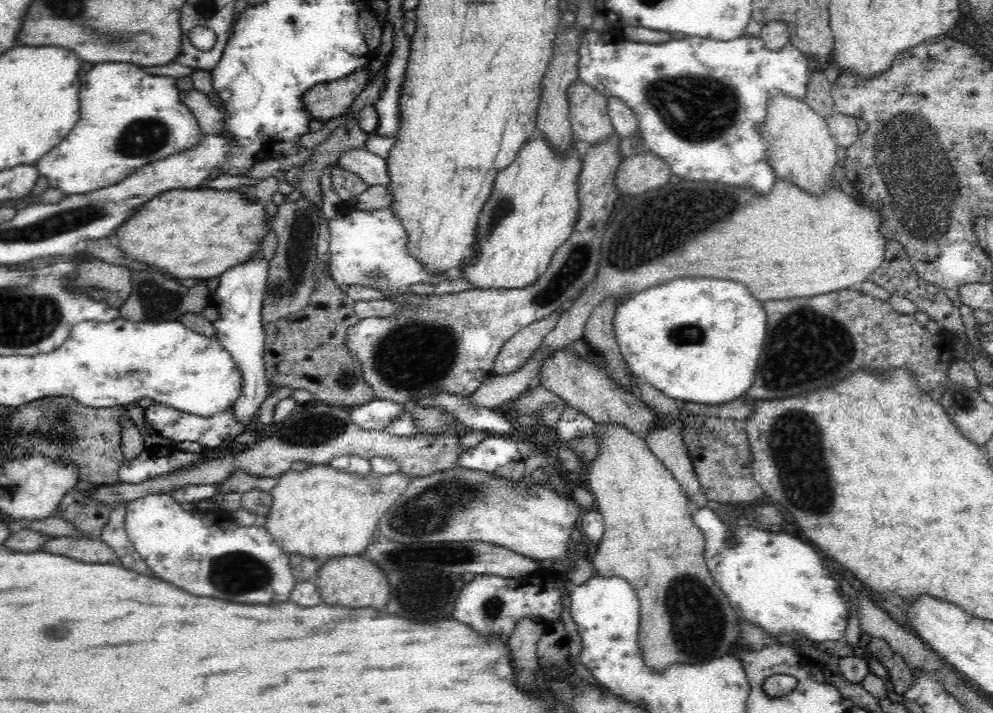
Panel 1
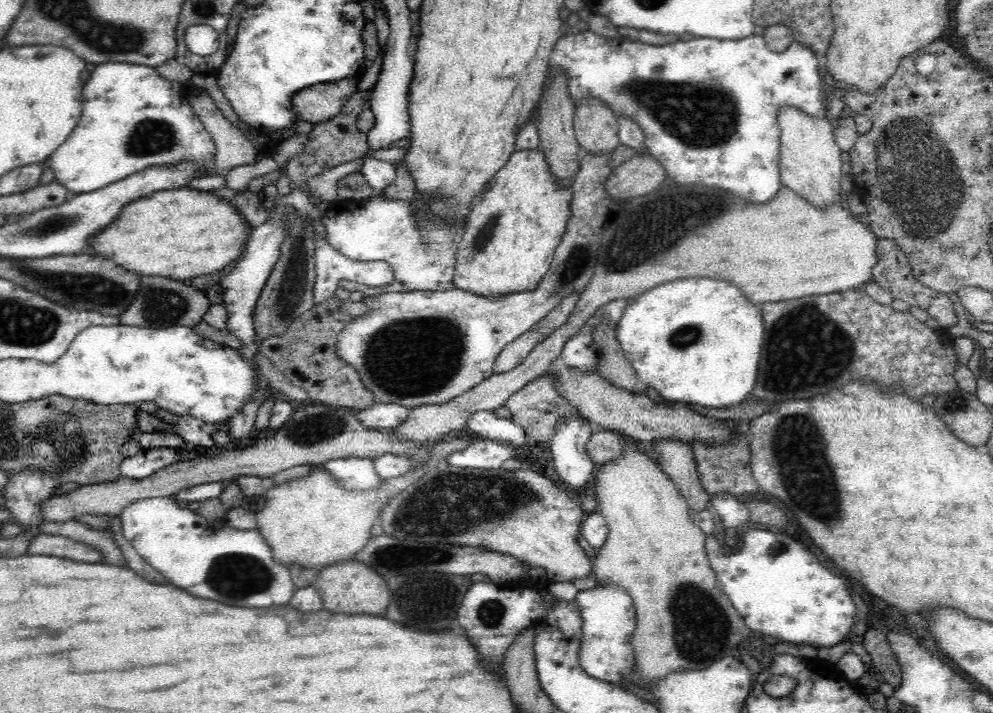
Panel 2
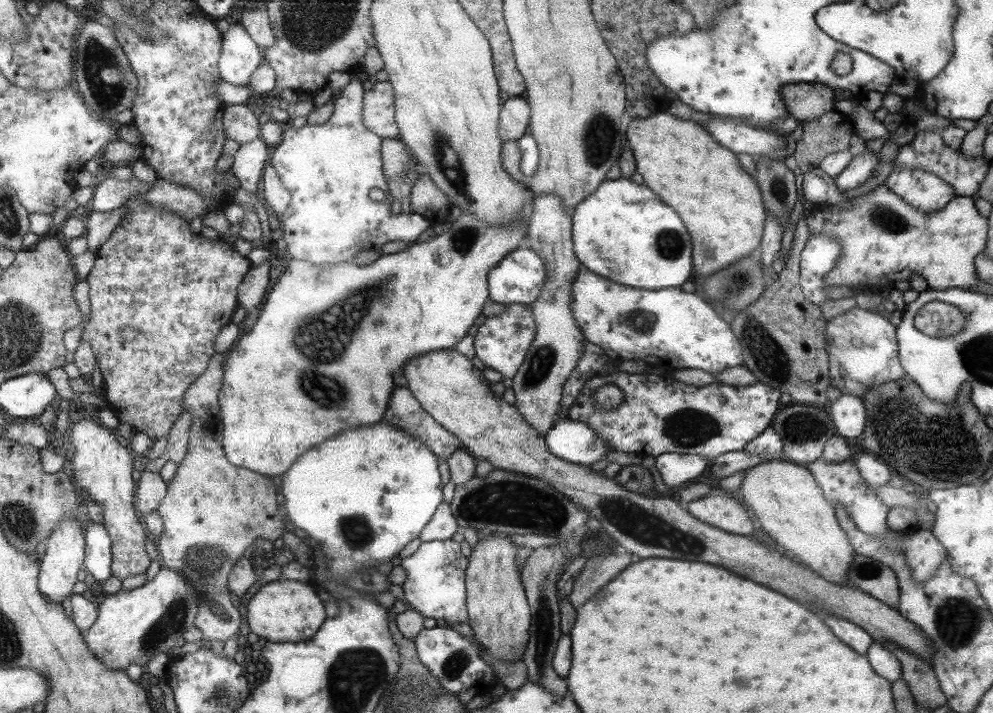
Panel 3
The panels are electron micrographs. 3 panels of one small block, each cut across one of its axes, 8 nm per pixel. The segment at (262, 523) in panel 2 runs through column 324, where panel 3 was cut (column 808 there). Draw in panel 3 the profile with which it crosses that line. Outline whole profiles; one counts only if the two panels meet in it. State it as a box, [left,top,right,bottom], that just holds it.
[738,459,854,586]

